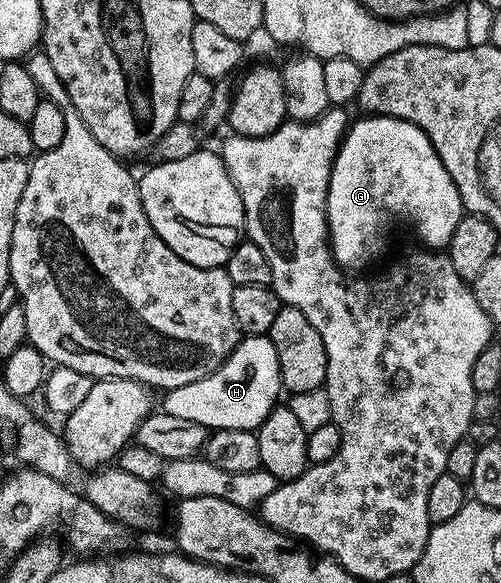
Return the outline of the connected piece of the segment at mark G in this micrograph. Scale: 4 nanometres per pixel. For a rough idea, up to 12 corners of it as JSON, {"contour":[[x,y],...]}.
{"contour":[[392,115],[350,124],[327,238],[359,273],[404,223],[446,248],[465,208],[429,137]]}

